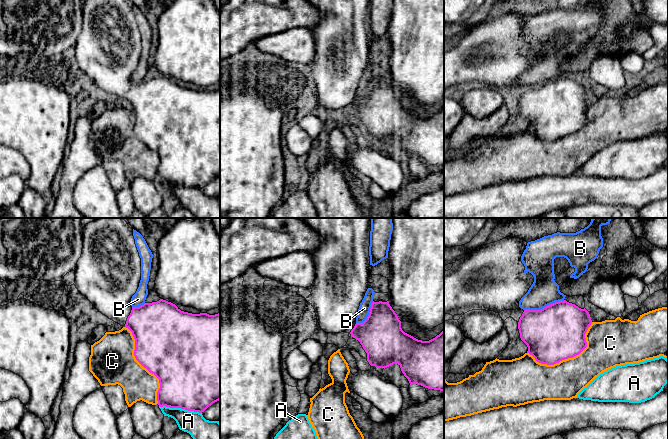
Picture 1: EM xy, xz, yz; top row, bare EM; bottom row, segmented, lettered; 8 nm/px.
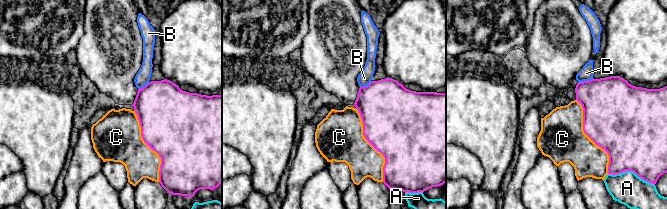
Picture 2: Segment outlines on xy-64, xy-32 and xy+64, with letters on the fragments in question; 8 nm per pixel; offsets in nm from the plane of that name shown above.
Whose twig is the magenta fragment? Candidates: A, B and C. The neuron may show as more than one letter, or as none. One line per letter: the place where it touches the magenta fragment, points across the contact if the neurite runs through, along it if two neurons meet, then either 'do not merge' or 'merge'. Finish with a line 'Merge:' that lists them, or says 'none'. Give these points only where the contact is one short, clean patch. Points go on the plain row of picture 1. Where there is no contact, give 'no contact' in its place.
A: meets magenta in xy at (180, 183); do not merge
B: meets magenta in yz at (545, 83); border along yz (564, 76), (550, 79), (540, 85), (524, 86); do not merge
C: meets magenta in yz at (568, 133); do not merge
Merge: none

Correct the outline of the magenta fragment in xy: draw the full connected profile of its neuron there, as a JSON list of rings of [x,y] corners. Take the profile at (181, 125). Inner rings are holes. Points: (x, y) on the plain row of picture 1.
[[[86,0],[83,3],[82,30],[74,47],[74,61],[78,67],[85,72],[99,88],[121,102],[125,102],[132,108],[135,115],[134,132],[136,136],[159,155],[160,164],[157,168],[157,177],[160,183],[181,184],[202,189],[213,179],[220,176],[220,89],[215,91],[209,91],[207,89],[192,90],[181,87],[175,80],[163,75],[157,78],[144,79],[139,83],[132,83],[131,74],[136,69],[141,56],[141,34],[135,20],[133,5],[131,5],[128,0]]]

